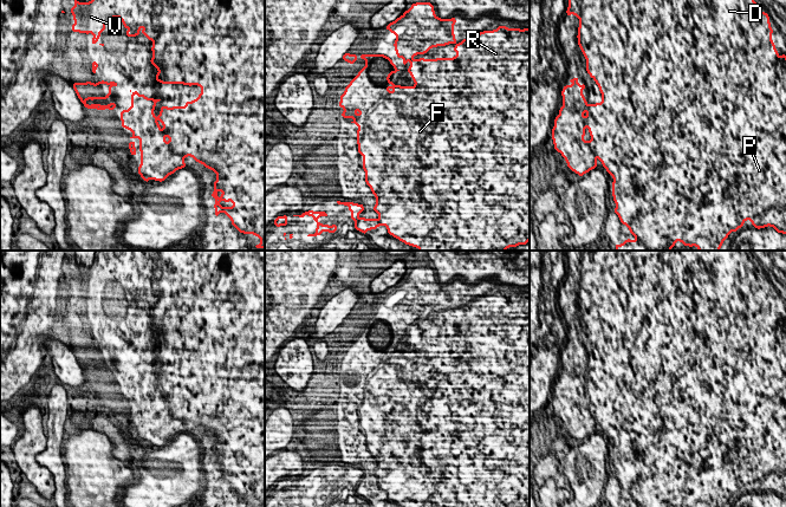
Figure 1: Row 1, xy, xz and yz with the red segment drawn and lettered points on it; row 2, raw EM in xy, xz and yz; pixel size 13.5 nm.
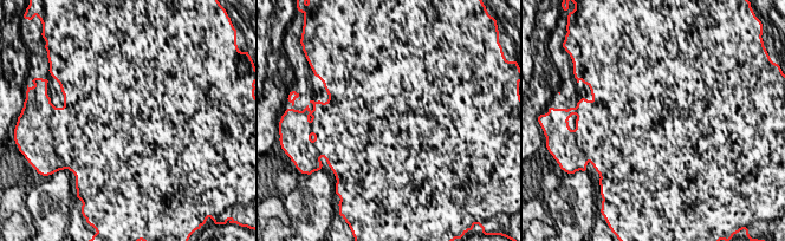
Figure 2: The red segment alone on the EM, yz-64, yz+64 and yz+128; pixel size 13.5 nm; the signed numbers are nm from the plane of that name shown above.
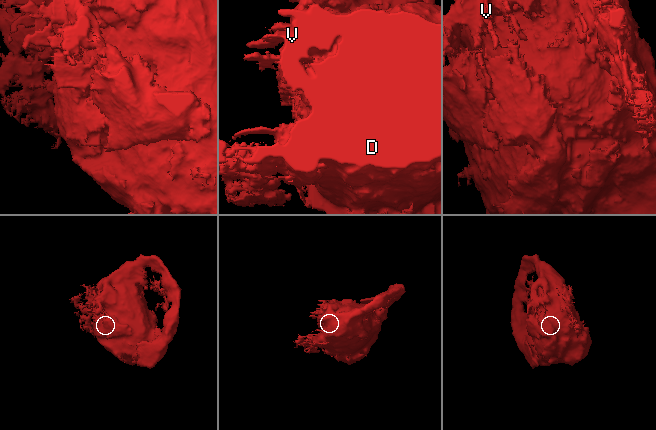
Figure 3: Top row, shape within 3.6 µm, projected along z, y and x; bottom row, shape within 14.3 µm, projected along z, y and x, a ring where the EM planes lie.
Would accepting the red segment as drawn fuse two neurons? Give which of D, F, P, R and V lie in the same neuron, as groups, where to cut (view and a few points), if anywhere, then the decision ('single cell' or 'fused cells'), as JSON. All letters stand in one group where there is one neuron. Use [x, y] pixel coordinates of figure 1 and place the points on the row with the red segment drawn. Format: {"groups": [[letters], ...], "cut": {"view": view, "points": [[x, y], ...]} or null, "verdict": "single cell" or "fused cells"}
{"groups": [["D", "F", "P", "R", "V"]], "cut": null, "verdict": "single cell"}

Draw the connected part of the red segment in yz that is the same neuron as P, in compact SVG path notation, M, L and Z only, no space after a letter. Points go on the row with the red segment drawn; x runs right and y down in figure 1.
M569 0L566 15L574 14L579 19L578 45L586 59L586 71L595 79L603 96L602 102L589 104L583 96L585 83L578 84L578 77L570 79L570 85L565 85L560 92L563 96L563 106L559 115L554 119L552 129L552 139L554 149L565 158L569 169L583 176L585 173L597 168L597 157L600 160L603 168L608 174L612 175L612 196L616 203L615 213L618 215L621 223L625 225L635 240L626 239L621 245L615 245L616 251L671 251L676 241L681 241L684 246L696 246L699 251L720 251L723 241L730 232L736 232L743 227L748 219L754 228L773 227L778 233L786 234L786 56L779 54L772 40L773 30L771 27L769 17L762 12L754 0Z

